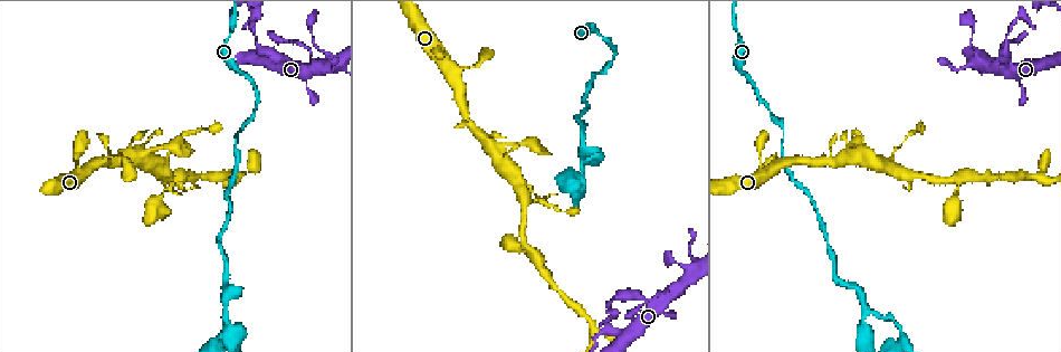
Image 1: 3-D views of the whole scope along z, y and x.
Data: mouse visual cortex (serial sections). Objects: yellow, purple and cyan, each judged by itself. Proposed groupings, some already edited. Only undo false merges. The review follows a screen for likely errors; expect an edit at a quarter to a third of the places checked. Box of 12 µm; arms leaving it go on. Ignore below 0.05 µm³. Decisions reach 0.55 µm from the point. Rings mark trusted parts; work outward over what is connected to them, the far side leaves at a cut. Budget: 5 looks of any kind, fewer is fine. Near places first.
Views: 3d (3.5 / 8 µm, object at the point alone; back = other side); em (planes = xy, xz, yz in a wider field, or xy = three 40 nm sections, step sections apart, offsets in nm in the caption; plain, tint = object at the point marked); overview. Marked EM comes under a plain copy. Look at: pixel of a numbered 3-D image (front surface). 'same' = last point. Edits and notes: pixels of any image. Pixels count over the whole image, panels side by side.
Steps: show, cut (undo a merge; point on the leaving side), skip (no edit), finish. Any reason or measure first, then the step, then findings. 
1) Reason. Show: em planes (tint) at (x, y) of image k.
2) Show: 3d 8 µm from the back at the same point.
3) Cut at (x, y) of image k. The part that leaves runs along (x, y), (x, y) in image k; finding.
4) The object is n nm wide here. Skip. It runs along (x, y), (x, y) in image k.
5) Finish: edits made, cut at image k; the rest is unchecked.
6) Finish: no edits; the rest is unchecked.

Four-way junction. Show: 3d 3.5 µm at (687, 272) of image 1.

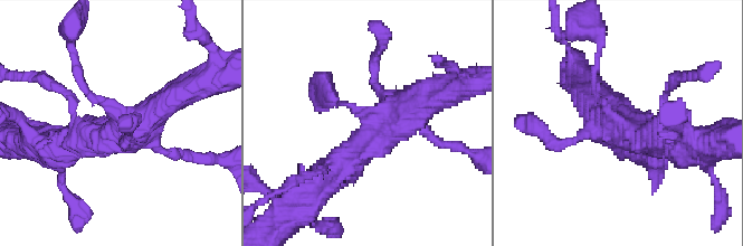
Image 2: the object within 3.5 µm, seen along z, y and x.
Now the EM. Show: em xy step 2 (tint) at (115, 119) of image 2.

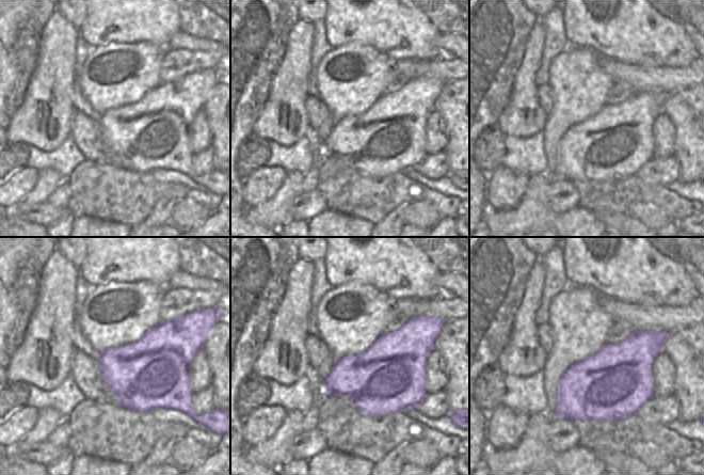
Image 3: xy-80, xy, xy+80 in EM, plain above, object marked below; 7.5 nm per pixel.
The object is 460 nm wide here. Skip. It runs along (664, 139), (609, 114), (596, 66) in image 2; continuous, no second cell.

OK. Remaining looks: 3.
Sudden change in width. Show: 3d 3.5 µm at (255, 38) of image 1.

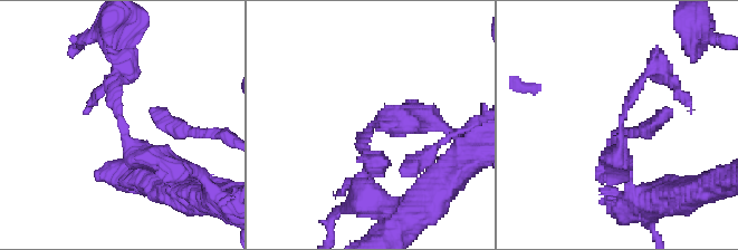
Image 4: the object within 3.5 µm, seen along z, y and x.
The arms are 150, 350 nm wide. Show: em xy step 5 (tint) at (375, 123) of image 4.

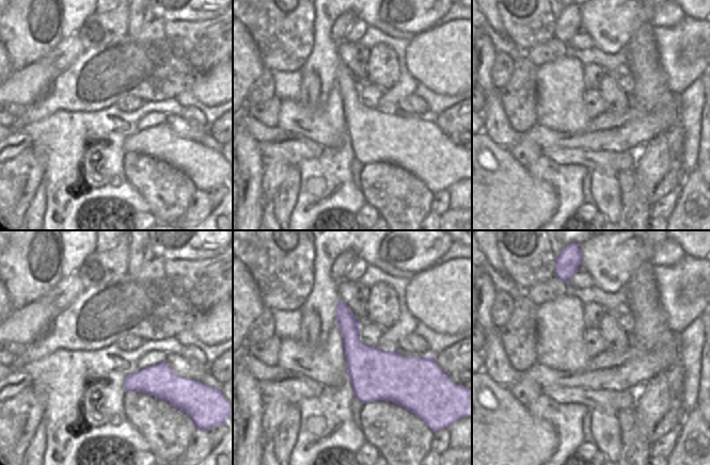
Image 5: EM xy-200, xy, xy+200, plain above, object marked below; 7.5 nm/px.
Cut at (118, 92) of image 4. The part that leaves runs along (127, 126), (114, 99), (121, 68), (103, 88) in image 4; two cells meet here.

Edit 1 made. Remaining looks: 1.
Finish: edits made, cut at image 4; the rest is unchecked.

